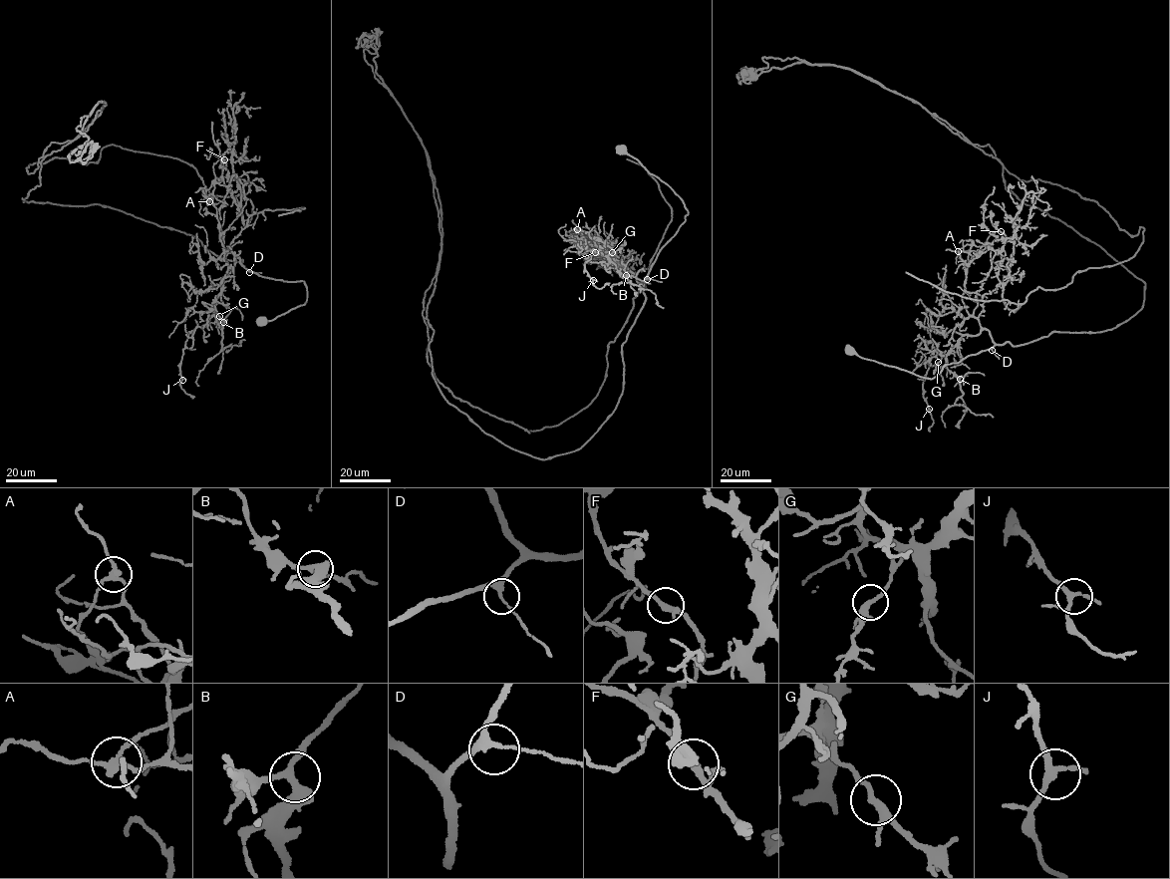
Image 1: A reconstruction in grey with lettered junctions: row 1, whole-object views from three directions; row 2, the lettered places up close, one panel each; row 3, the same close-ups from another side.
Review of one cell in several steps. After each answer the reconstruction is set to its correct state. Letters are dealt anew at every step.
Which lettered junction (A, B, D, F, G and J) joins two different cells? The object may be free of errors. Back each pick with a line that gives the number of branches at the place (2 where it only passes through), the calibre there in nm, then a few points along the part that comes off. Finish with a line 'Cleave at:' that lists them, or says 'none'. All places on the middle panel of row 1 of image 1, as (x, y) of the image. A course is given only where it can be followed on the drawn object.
A: branches 3; calibre 220 nm; course (577, 230), (645, 286), (598, 395), (529, 433), (428, 362), (438, 212), (421, 138), (365, 59), (377, 37)
Cleave at: A

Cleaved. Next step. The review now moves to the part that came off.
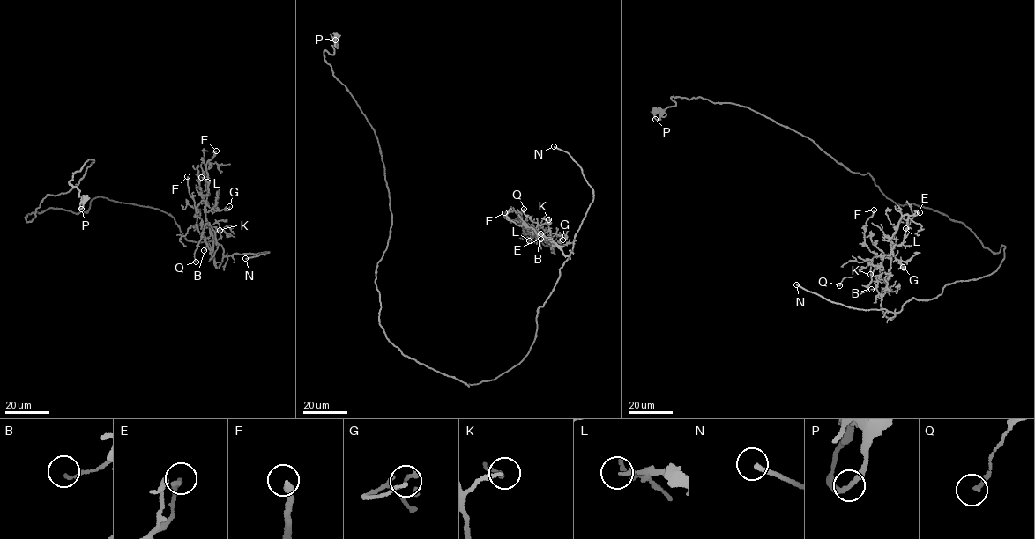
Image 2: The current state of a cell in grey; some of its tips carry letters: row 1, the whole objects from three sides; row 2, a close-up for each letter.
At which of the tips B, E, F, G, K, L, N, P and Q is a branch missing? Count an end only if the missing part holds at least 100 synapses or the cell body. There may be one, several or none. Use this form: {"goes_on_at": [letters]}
{"goes_on_at": ["N"]}

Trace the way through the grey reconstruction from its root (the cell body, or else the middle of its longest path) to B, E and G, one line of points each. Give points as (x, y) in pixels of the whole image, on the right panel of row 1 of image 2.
B: (970, 230), (992, 252), (1005, 247), (993, 273), (947, 284), (932, 299), (912, 298), (890, 319), (871, 289)
E: (970, 230), (992, 252), (1005, 247), (996, 270), (912, 298), (889, 318), (888, 240), (901, 217), (919, 212)
G: (970, 230), (992, 252), (1005, 247), (996, 270), (912, 298), (889, 318), (881, 298), (890, 254), (903, 267)

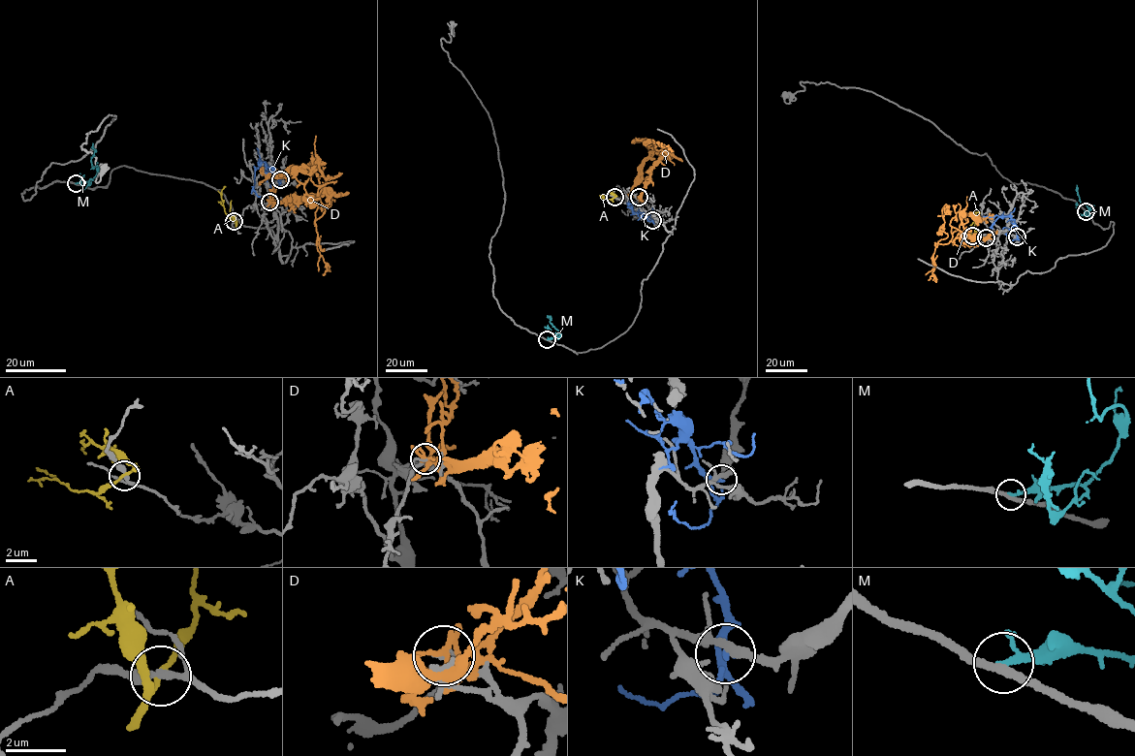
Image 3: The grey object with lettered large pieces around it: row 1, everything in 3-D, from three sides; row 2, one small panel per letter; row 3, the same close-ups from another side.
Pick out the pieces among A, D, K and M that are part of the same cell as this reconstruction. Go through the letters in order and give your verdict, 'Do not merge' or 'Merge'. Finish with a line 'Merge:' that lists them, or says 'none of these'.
A: Do not merge
D: Do not merge
K: Do not merge
M: Do not merge
Merge: none of these

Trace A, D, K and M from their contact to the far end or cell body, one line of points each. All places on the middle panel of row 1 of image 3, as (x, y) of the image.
A: (614, 197), (608, 199), (603, 195), (605, 198)
D: (639, 197), (655, 162), (665, 150), (656, 150), (658, 154), (655, 152), (645, 161), (630, 198)
K: (652, 220), (639, 216), (627, 204), (636, 203)
M: (547, 339), (557, 338), (560, 334), (547, 315)

